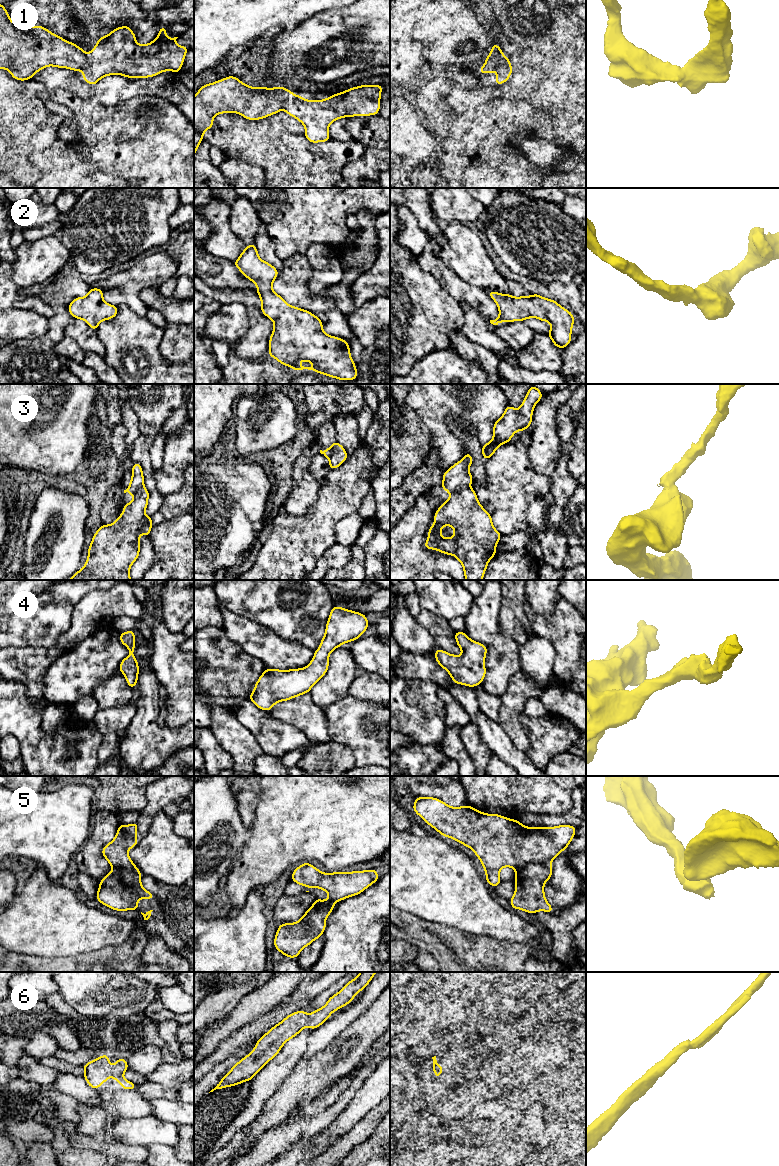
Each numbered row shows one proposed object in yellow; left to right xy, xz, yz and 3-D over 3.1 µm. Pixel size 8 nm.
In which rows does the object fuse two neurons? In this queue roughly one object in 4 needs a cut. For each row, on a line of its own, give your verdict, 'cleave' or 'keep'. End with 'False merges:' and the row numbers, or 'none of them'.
1: keep
2: keep
3: cleave
4: keep
5: cleave
6: keep
False merges: 3, 5

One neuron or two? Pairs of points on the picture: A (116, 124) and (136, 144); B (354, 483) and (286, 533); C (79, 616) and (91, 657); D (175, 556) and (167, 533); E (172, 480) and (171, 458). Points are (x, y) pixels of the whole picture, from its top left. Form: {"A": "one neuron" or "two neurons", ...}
{"A": "one neuron", "B": "one neuron", "C": "two neurons", "D": "one neuron", "E": "one neuron"}

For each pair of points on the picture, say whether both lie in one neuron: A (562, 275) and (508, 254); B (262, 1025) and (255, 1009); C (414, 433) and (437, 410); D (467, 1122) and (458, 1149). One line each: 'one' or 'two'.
A: one
B: two
C: two
D: two

